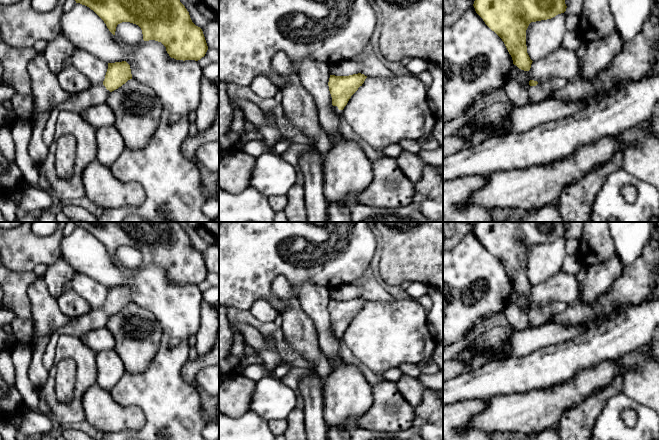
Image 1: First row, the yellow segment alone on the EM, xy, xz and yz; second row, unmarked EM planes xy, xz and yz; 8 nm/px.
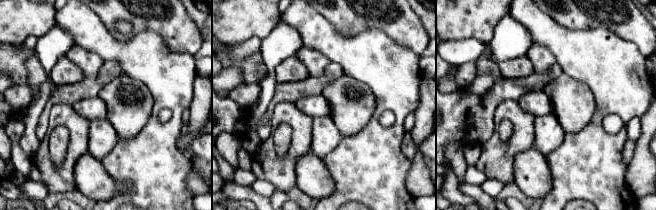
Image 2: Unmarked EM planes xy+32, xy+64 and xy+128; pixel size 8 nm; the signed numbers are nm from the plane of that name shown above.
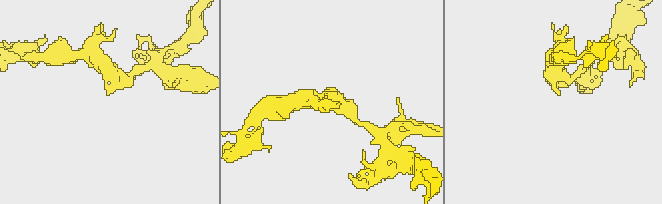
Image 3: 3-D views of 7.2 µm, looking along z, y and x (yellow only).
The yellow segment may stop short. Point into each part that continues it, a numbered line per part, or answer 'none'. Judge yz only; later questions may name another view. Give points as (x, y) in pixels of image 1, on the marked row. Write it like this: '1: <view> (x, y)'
1: yz (542, 91)

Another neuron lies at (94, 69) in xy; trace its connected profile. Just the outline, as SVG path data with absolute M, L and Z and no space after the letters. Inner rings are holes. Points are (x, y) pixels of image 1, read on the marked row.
M82 49L74 51L70 63L90 81L91 85L103 84L108 63Z

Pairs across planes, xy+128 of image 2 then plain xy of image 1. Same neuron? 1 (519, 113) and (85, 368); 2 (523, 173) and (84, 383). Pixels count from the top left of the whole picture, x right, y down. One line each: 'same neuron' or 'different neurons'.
1: same neuron
2: different neurons

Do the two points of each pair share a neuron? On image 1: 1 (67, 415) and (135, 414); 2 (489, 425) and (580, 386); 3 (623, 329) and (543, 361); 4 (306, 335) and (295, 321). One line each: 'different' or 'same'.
1: different
2: same
3: same
4: same

